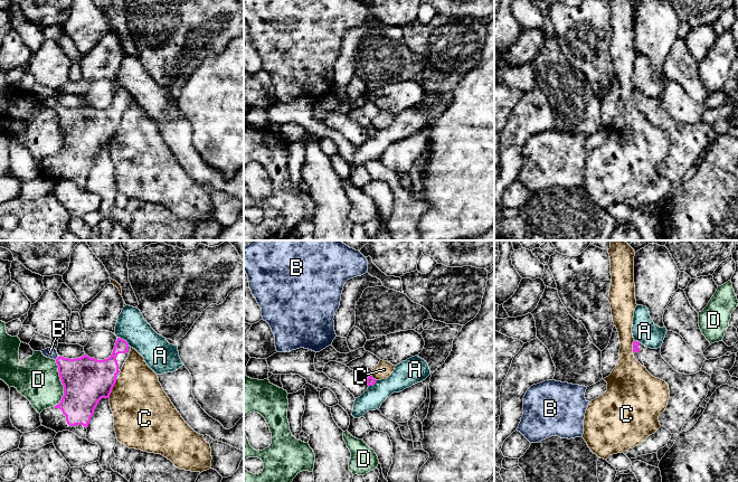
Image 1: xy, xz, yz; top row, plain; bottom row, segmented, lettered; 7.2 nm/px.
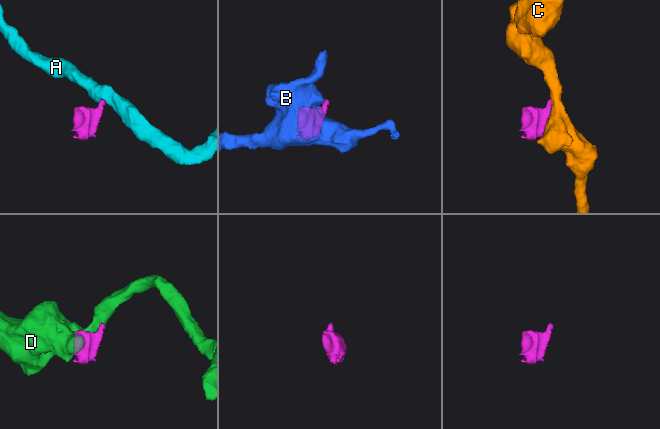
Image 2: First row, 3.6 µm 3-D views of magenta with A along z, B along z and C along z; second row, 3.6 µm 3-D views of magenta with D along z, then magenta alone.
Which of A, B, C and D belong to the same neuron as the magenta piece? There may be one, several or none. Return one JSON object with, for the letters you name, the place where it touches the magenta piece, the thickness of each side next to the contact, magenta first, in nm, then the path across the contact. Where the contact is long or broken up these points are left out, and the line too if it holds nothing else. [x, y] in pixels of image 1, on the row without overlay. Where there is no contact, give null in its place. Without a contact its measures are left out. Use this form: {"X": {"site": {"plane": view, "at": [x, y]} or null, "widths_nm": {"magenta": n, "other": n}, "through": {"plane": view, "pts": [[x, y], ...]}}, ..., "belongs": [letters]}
{"B": {"site": {"plane": "xy", "at": [58, 106]}, "widths_nm": {"magenta": 320, "other": 80}, "through": {"plane": "xy", "pts": [[85, 129], [74, 123], [58, 106], [49, 102]]}}, "belongs": ["B"]}

